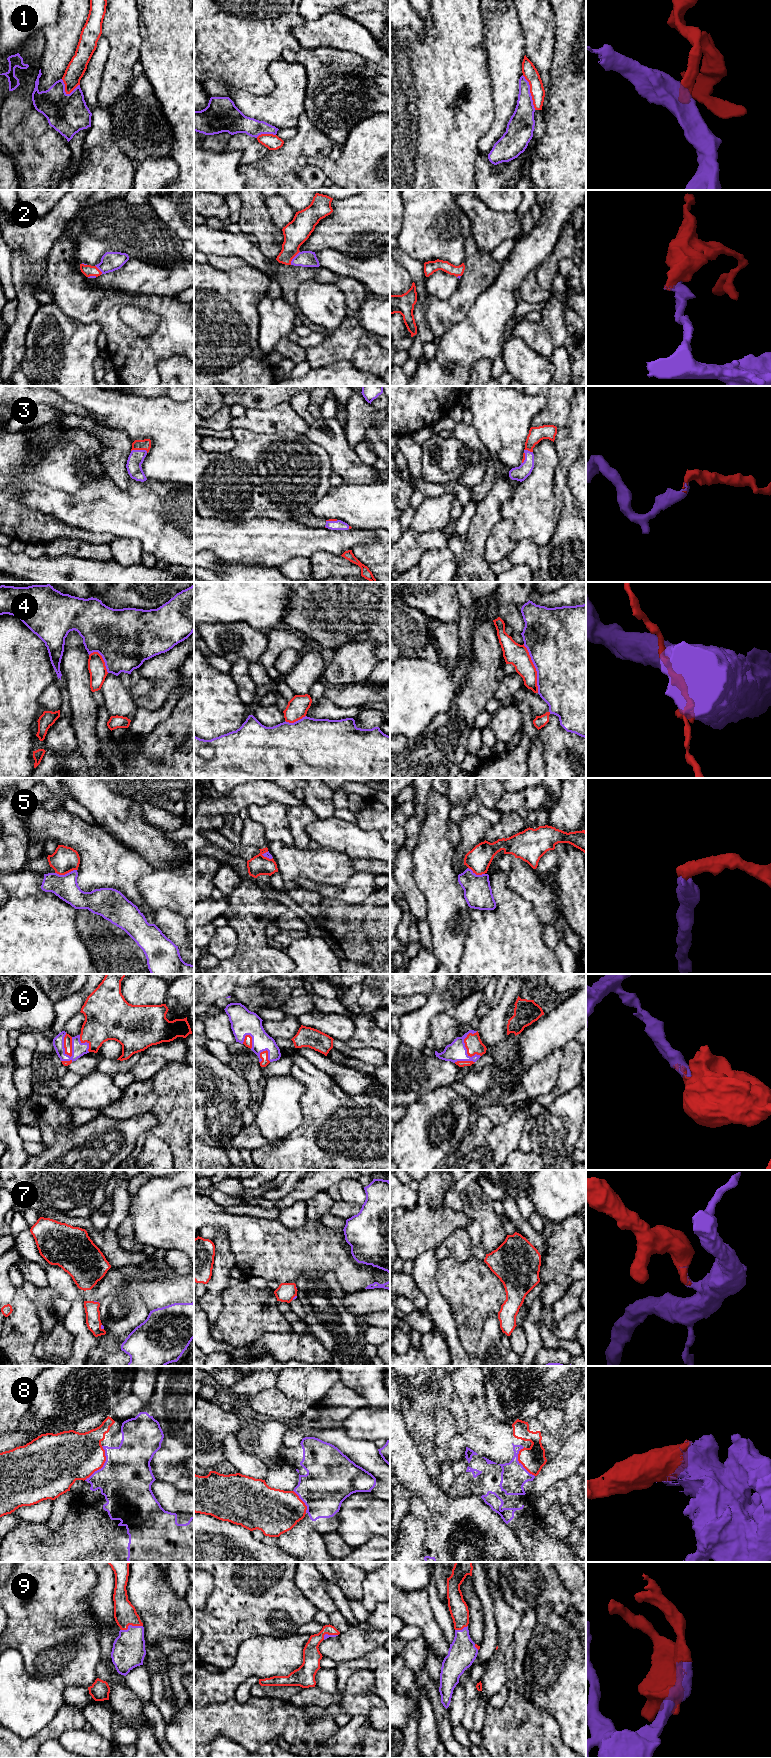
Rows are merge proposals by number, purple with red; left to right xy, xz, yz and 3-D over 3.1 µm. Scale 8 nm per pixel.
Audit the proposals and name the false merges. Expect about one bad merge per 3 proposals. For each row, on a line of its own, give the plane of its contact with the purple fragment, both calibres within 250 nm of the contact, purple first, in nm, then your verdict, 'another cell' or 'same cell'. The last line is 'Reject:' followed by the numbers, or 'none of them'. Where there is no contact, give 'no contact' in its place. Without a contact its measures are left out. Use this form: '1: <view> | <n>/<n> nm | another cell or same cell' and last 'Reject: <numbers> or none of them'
1: yz | 200/120 nm | another cell
2: xz | 130/200 nm | same cell
3: xy | 120/90 nm | same cell
4: yz | 500/170 nm | same cell
5: xy | 190/220 nm | another cell
6: xy | 110/60 nm | same cell
7: xy | 30/120 nm | same cell
8: xy | 420/380 nm | another cell
9: xy | 260/180 nm | same cell
Reject: 1, 5, 8

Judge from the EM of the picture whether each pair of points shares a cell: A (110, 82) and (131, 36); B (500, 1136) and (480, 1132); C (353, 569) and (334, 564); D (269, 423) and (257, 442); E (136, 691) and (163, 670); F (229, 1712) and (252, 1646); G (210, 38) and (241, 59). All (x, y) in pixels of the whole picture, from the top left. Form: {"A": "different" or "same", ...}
{"A": "same", "B": "different", "C": "same", "D": "different", "E": "different", "F": "different", "G": "same"}

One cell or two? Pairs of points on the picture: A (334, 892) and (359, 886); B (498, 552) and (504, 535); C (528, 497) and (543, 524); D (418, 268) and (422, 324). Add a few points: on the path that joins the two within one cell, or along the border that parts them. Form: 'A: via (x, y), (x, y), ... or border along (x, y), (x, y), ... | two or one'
A: via (340, 892), (353, 891) | one
B: via (498, 548), (501, 539) | one
C: via (534, 504), (536, 517) | one
D: via (420, 282), (420, 310) | one

